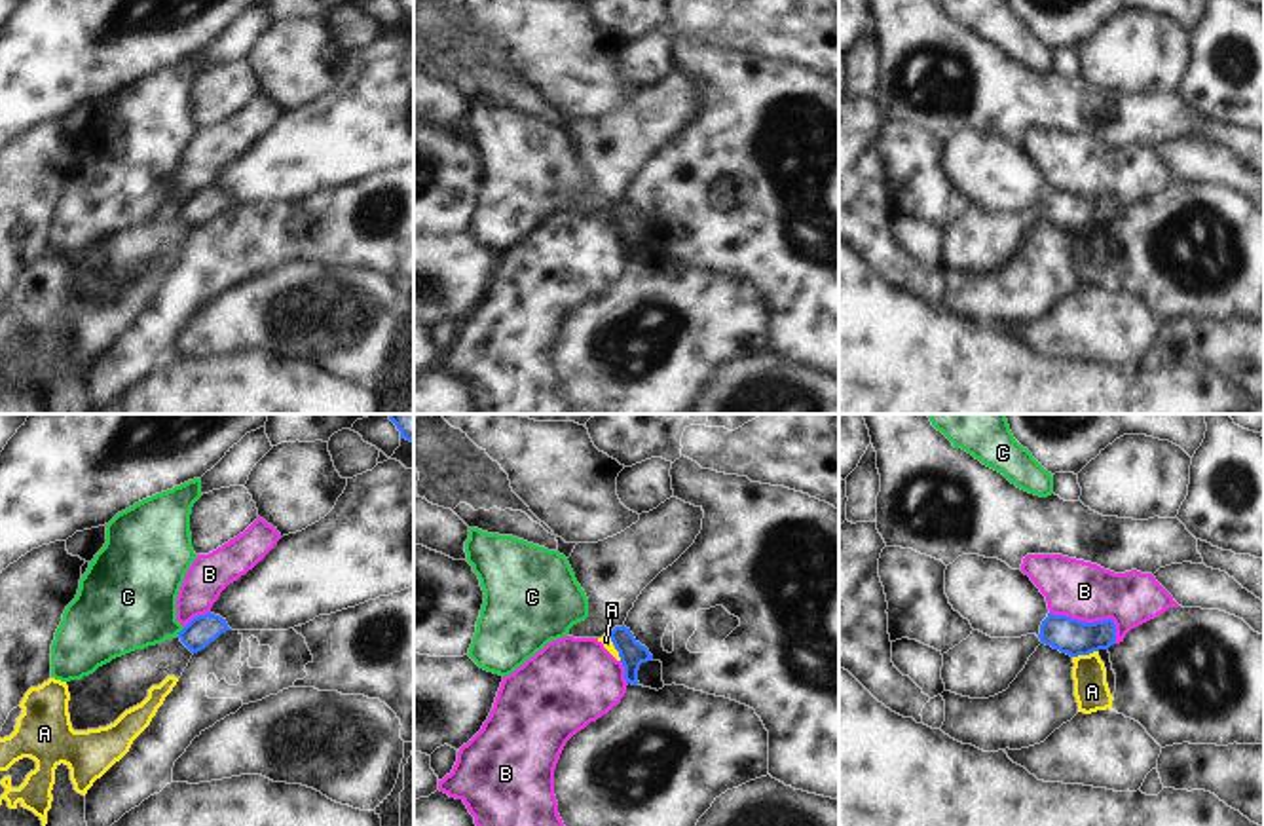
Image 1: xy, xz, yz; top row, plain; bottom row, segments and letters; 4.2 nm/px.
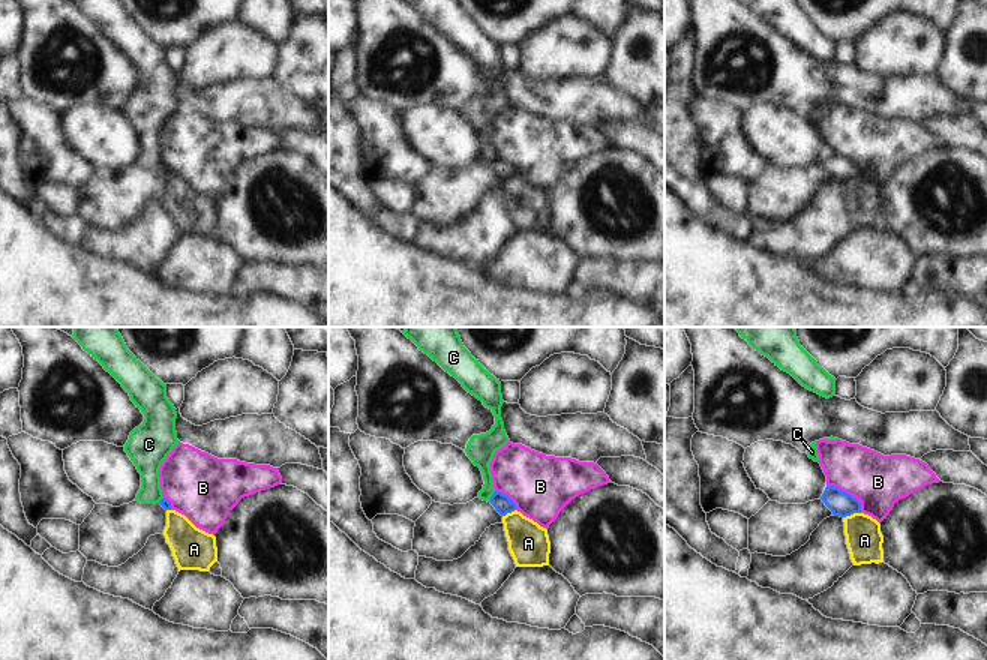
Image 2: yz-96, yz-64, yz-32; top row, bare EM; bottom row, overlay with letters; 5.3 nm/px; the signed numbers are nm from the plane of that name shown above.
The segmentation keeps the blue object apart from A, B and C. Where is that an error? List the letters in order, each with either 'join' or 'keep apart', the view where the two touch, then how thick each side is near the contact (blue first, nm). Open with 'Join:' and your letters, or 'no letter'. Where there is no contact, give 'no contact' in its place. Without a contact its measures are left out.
Join: no letter
A: keep apart; meets blue in xz; 110 nm thick on the blue side, 50 nm on the other
B: keep apart; meets blue in yz; 150 nm thick on the blue side, 240 nm on the other
C: keep apart; meets blue in xy; 130 nm thick on the blue side, 400 nm on the other

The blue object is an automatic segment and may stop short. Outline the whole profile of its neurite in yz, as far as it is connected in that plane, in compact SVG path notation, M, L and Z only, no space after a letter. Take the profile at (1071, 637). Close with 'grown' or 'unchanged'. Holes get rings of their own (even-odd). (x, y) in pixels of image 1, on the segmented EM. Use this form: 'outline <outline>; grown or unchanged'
outline M1067 615L1048 617L1040 625L1040 642L1070 657L1089 655L1108 649L1116 642L1116 625L1112 619L1084 623Z; unchanged

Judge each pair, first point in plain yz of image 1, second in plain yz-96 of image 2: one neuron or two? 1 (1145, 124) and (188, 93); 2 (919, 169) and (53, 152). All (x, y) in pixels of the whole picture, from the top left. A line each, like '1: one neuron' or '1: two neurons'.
1: one neuron
2: one neuron

